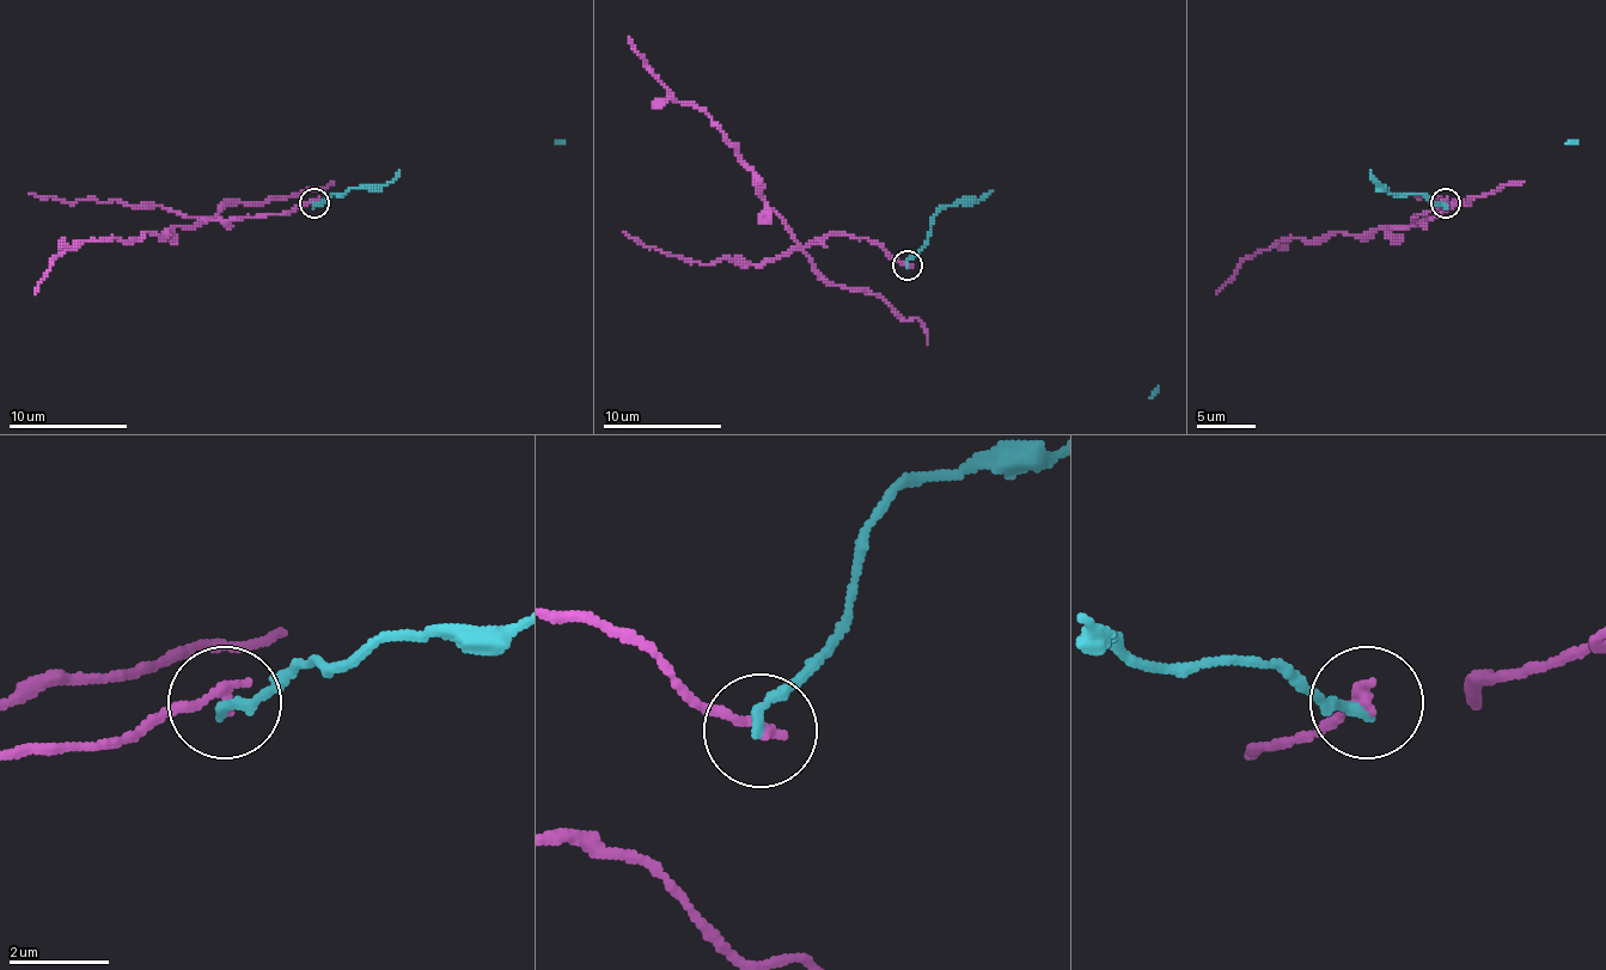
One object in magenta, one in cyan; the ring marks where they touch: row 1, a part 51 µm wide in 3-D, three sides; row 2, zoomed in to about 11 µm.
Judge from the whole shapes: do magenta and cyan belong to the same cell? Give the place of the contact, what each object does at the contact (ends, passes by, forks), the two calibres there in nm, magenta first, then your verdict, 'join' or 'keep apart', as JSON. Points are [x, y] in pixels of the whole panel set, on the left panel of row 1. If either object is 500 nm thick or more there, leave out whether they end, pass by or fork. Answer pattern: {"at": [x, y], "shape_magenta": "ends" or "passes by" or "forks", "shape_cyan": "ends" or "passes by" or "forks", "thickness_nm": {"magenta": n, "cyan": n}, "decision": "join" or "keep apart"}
{"at": [313, 203], "shape_magenta": "ends", "shape_cyan": "ends", "thickness_nm": {"magenta": 200, "cyan": 200}, "decision": "keep apart"}

